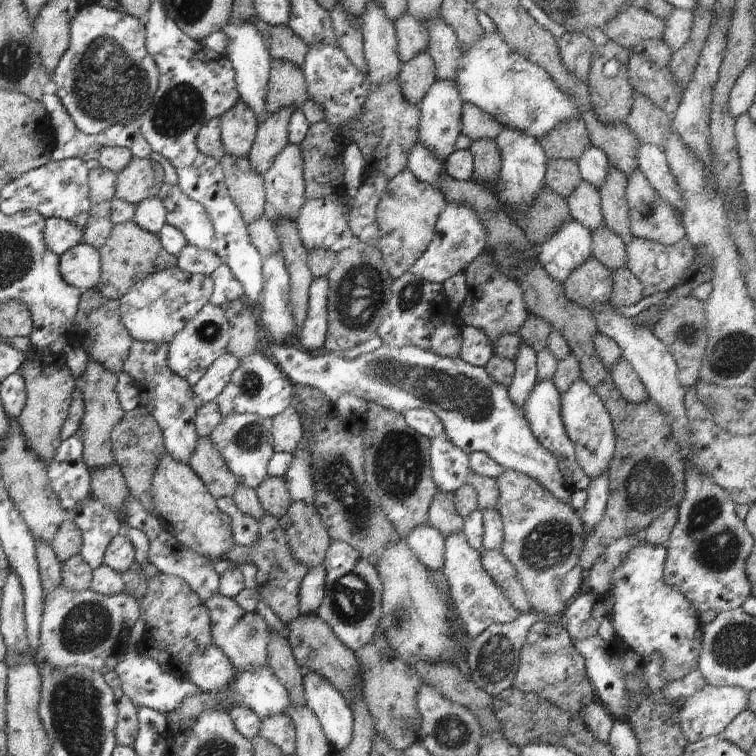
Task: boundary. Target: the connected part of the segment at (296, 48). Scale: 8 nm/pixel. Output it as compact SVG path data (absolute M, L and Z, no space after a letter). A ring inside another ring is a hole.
M289 26L270 27L269 33L271 58L285 60L301 68L309 46Z

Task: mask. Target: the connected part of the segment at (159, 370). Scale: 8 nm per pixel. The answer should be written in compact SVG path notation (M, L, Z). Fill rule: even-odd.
M133 340L122 371L126 371L132 376L141 394L141 405L148 409L161 428L166 452L174 460L189 466L190 457L198 440L195 427L197 406L193 403L191 384L172 372L168 366L168 349L169 343L156 344Z

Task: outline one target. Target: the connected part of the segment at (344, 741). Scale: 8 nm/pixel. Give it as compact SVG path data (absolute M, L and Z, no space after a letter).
M312 671L304 673L303 687L306 705L320 721L333 752L343 751L353 735L350 704L332 684Z

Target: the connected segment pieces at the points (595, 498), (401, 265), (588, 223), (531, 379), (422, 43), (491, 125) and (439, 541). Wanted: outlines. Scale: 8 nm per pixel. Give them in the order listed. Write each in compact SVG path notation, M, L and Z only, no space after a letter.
M604 471L600 477L590 481L589 487L586 489L588 493L586 504L576 512L586 533L592 534L593 528L604 518L609 497L607 474L608 471Z
M408 168L387 182L375 214L379 230L375 247L381 252L384 264L394 280L410 271L412 265L426 252L435 237L439 214L447 202L440 189L418 180Z
M581 179L566 202L573 220L578 221L590 232L602 226L603 214L598 188Z
M522 342L513 363L515 373L507 391L510 400L523 412L534 385L539 381L537 379L537 354L531 346Z
M406 12L392 24L397 36L397 53L403 63L427 52L429 34L427 28L421 22L418 22Z
M462 103L461 133L471 138L495 140L503 126L487 112L480 110L475 104Z
M428 524L420 525L407 536L405 541L429 571L443 570L445 538L438 529Z

